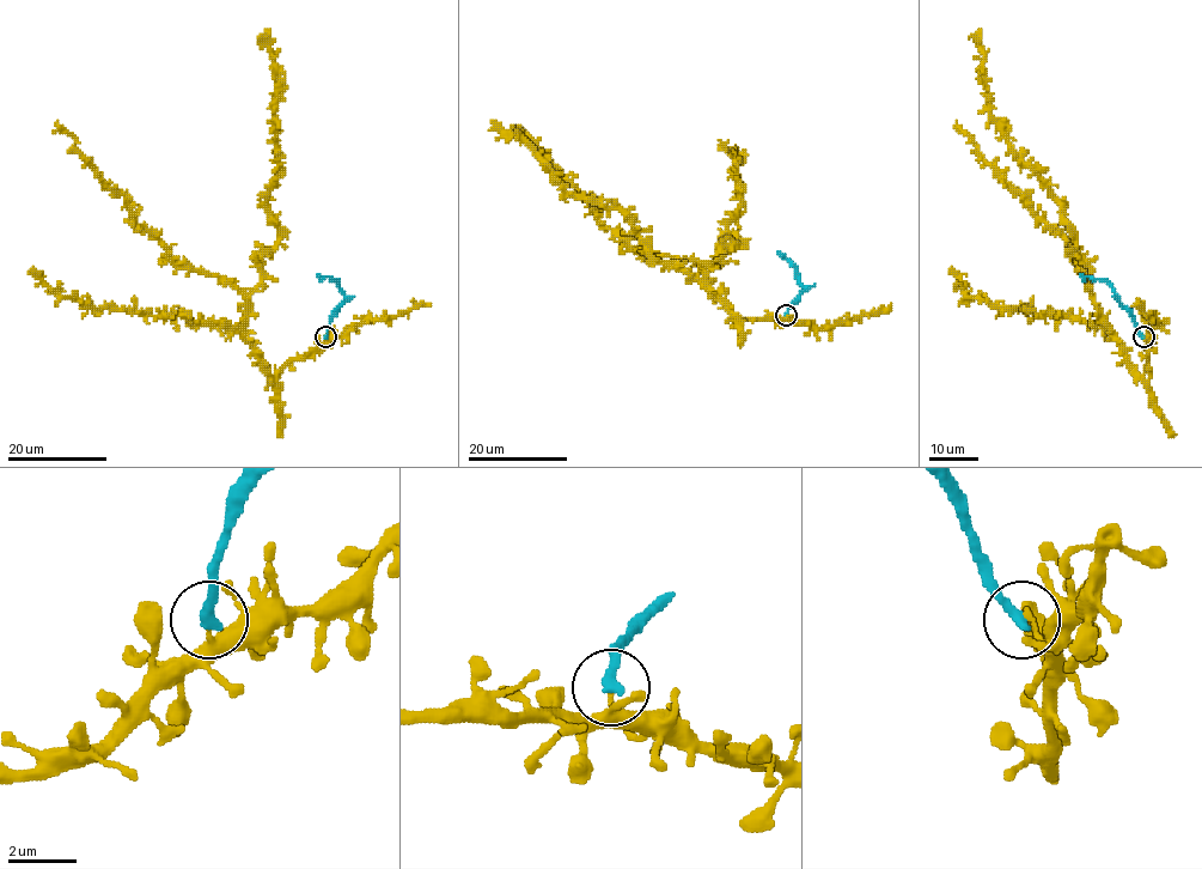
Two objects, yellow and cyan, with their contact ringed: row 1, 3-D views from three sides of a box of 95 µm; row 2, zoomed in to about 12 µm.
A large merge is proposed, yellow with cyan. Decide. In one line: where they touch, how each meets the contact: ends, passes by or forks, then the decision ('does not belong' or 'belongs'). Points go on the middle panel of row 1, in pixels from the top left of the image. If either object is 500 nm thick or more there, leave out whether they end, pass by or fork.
(786, 315) | yellow ends | cyan ends | does not belong

